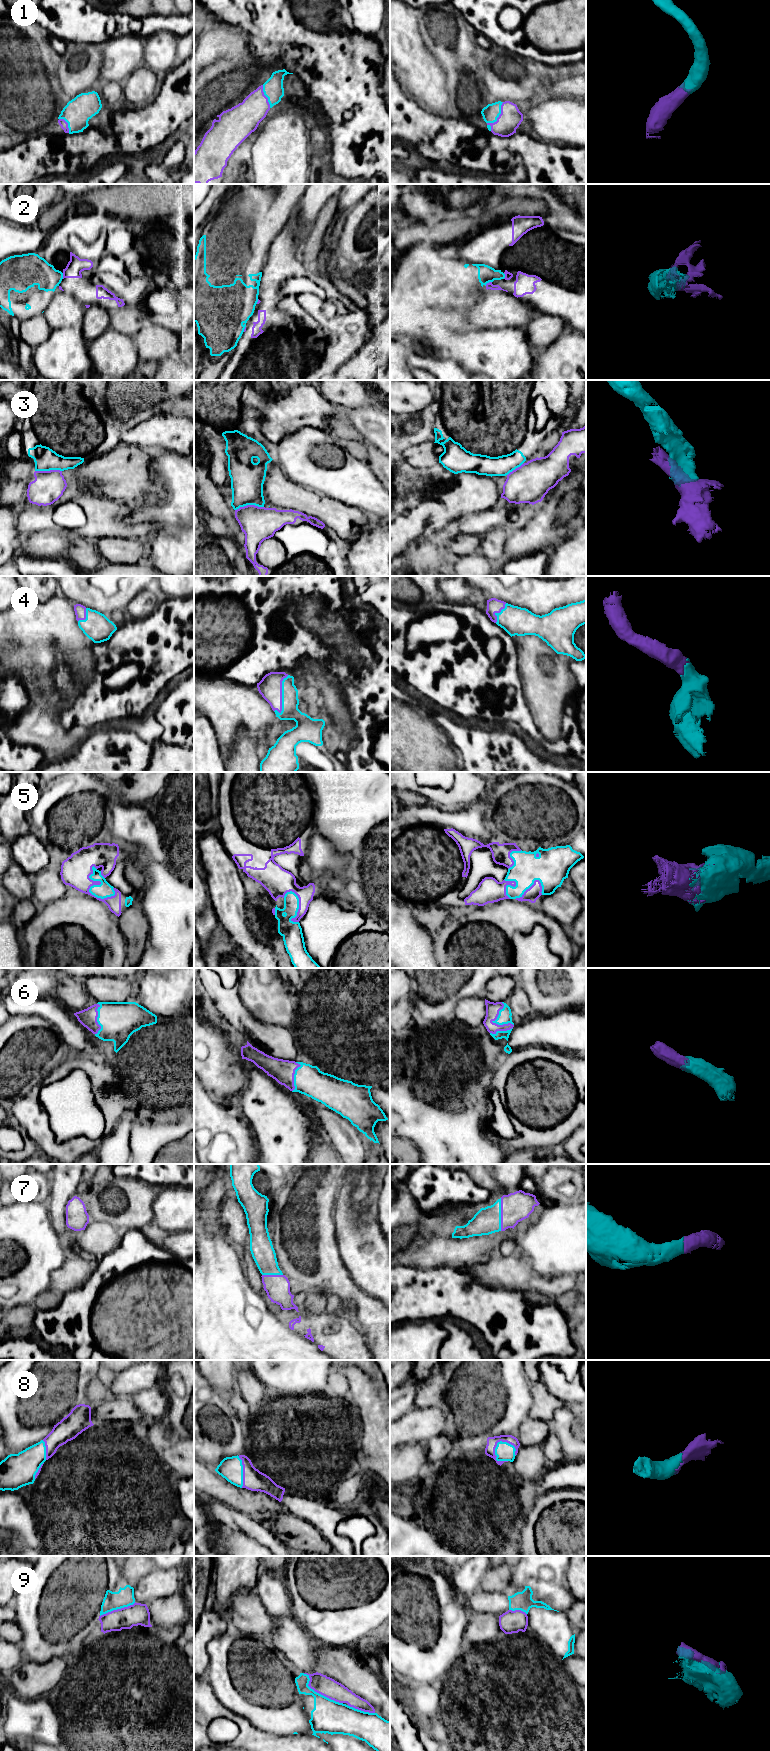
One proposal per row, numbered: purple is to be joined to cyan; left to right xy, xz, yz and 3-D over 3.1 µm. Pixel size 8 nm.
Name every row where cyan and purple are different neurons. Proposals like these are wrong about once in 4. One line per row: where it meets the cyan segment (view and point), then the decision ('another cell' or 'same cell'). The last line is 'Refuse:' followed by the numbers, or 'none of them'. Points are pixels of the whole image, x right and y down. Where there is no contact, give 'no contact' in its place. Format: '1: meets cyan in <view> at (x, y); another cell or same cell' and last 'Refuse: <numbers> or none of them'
1: meets cyan in yz at (497, 117); same cell
2: meets cyan in yz at (488, 282); another cell
3: meets cyan in xz at (249, 504); another cell
4: meets cyan in xz at (282, 694); same cell
5: meets cyan in xy at (93, 885); same cell
6: meets cyan in yz at (494, 1021); same cell
7: meets cyan in yz at (500, 1214); same cell
8: meets cyan in yz at (498, 1442); same cell
9: meets cyan in xz at (318, 1693); another cell
Refuse: 2, 3, 9

